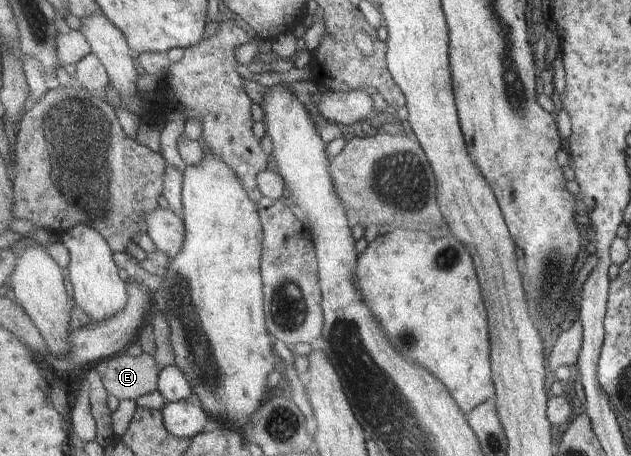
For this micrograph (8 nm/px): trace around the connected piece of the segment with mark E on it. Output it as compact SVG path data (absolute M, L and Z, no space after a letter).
M122 352L115 357L99 361L93 369L101 374L109 394L113 394L120 402L137 401L141 396L159 390L161 369L156 359L148 353L133 357Z

